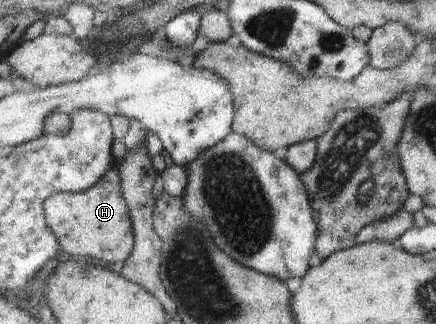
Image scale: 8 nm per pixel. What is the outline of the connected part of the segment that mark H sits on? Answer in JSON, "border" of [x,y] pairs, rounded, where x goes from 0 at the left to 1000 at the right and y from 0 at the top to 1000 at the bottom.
{"border":[[[273,519],[255,522],[213,580],[183,596],[131,596],[106,617],[106,688],[135,735],[144,784],[206,790],[248,815],[287,809],[307,778],[310,719],[280,583]]]}

